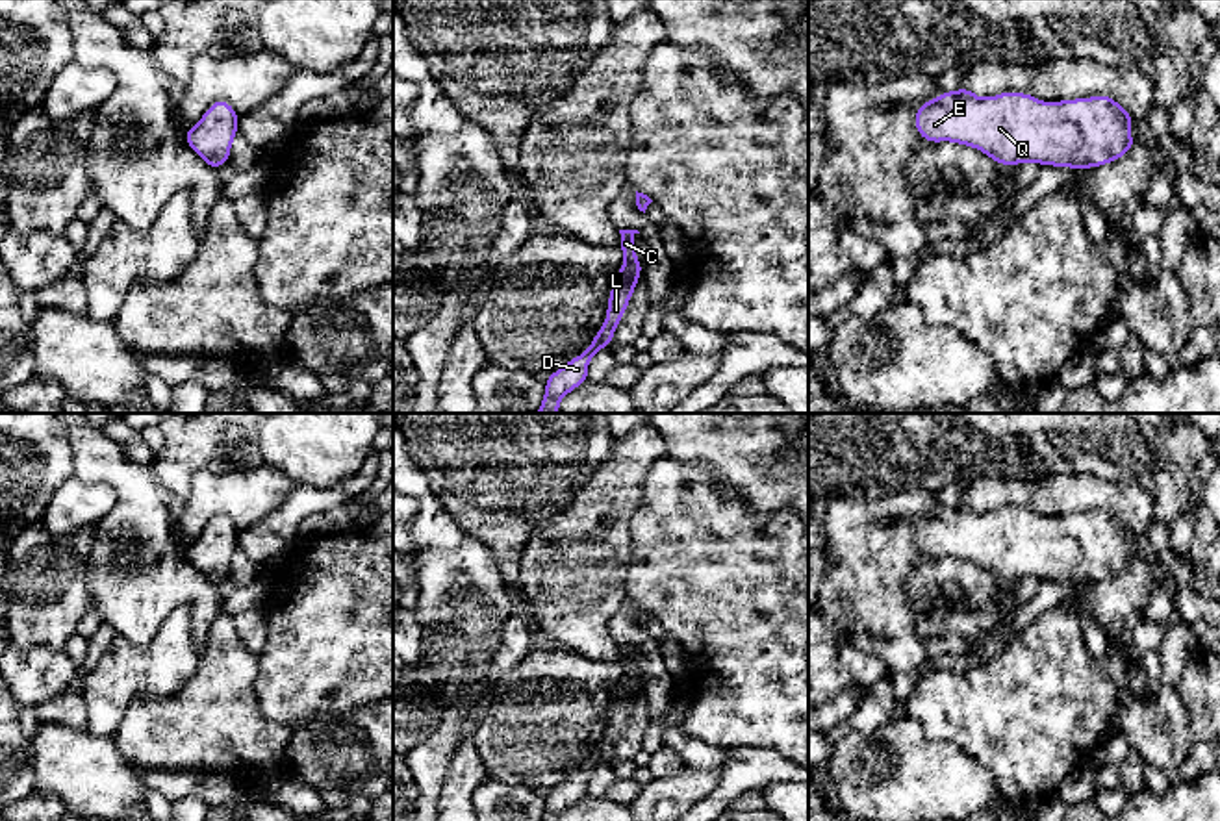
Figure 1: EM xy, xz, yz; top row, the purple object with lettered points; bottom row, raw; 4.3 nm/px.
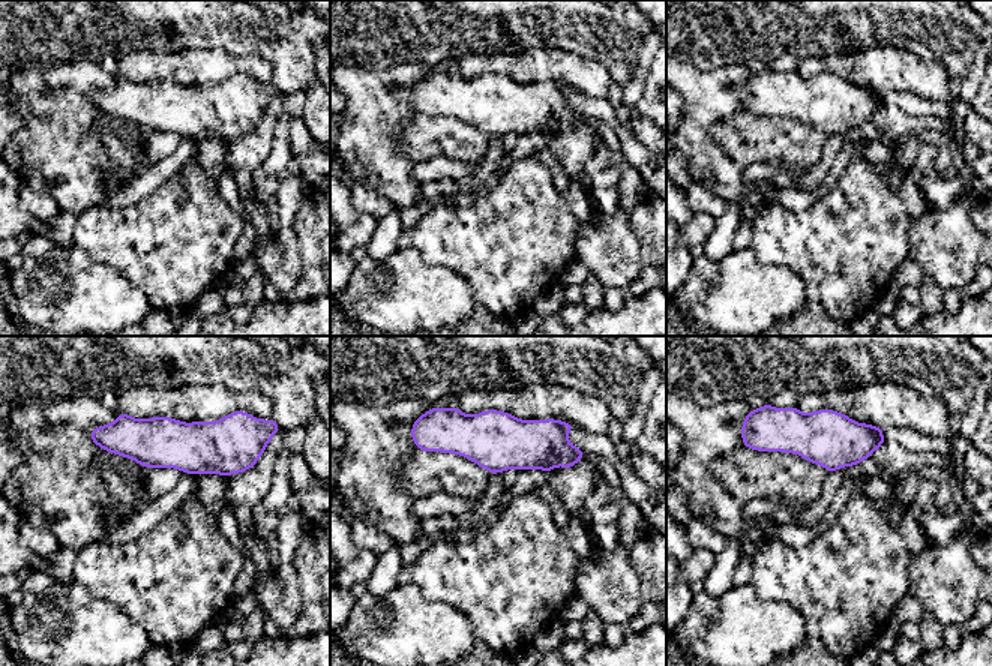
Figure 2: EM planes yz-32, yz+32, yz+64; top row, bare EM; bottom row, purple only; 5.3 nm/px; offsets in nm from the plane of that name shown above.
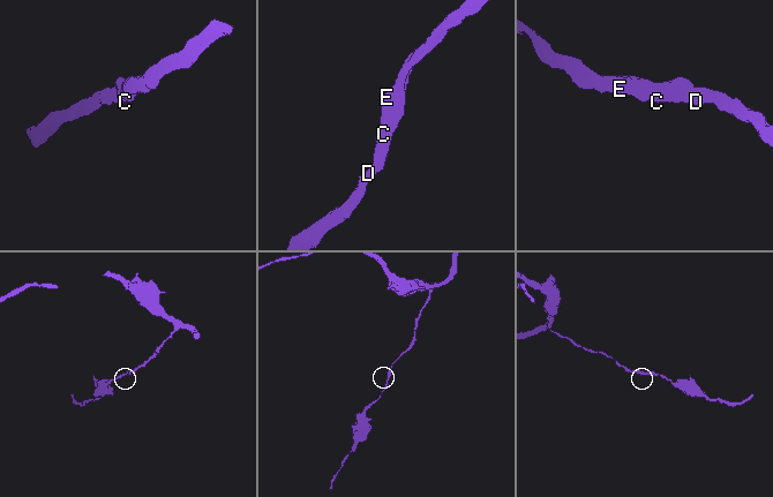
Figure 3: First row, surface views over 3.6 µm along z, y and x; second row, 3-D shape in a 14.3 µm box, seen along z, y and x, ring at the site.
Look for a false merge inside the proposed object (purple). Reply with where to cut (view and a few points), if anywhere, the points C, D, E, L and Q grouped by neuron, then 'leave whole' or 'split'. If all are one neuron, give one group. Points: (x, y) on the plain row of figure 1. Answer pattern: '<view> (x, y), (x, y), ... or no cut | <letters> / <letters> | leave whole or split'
no cut | C D E L Q | leave whole

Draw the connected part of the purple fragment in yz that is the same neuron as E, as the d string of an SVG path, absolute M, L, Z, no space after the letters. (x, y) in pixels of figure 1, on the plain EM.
M973 506L942 510L916 524L916 545L929 558L951 556L985 567L999 580L1036 576L1040 582L1072 582L1074 586L1107 580L1125 571L1135 554L1129 549L1133 534L1109 510L1040 517L1027 508L999 508L979 513Z

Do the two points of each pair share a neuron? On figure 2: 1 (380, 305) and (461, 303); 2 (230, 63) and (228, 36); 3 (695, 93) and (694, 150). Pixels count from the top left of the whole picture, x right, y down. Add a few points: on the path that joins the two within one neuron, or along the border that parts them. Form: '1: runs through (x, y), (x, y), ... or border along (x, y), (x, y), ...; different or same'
1: runs through (399, 303), (441, 303); same
2: border along (195, 47), (257, 54), (264, 62); different
3: runs through (695, 107), (694, 137); same

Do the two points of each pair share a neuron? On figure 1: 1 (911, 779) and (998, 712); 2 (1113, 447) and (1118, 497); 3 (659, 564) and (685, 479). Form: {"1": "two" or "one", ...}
{"1": "two", "2": "two", "3": "one"}

